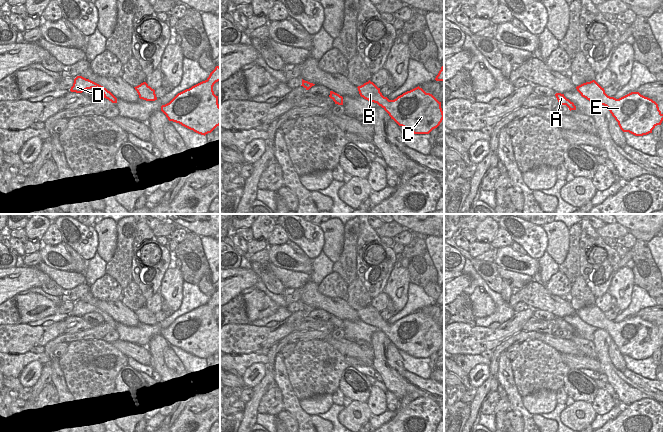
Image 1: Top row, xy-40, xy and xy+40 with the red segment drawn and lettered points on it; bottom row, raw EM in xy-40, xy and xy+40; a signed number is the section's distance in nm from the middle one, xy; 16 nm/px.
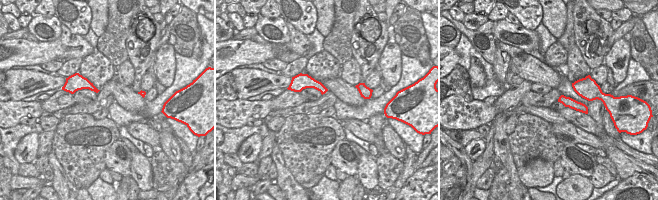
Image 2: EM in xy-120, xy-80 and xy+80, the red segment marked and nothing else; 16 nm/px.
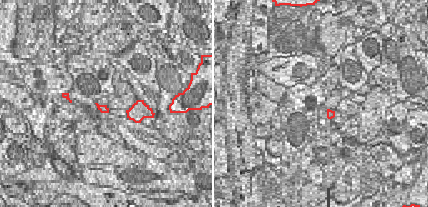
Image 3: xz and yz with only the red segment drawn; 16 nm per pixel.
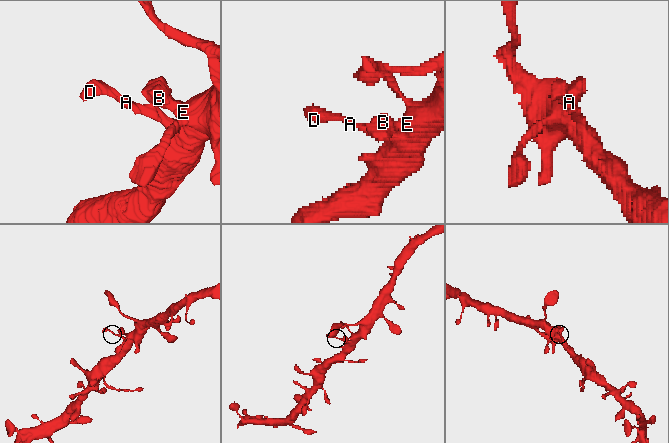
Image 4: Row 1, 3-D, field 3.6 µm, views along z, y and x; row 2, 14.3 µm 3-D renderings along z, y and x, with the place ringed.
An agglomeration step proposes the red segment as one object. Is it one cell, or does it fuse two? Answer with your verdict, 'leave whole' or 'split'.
leave whole

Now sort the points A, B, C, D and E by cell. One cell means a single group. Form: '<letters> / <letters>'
A B C D E

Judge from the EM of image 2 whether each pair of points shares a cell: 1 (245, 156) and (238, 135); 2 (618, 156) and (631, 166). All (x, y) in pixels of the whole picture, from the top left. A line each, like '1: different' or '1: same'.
1: different
2: same

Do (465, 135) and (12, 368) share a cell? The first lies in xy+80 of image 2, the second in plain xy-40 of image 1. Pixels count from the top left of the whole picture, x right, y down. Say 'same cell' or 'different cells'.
same cell

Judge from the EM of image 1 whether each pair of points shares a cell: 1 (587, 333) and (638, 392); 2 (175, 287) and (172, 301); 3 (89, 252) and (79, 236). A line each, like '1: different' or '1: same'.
1: different
2: same
3: same

